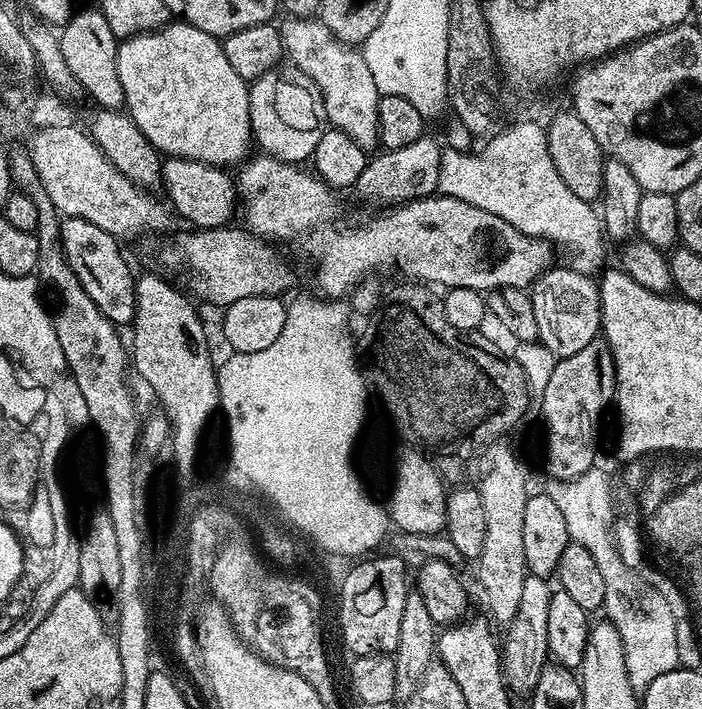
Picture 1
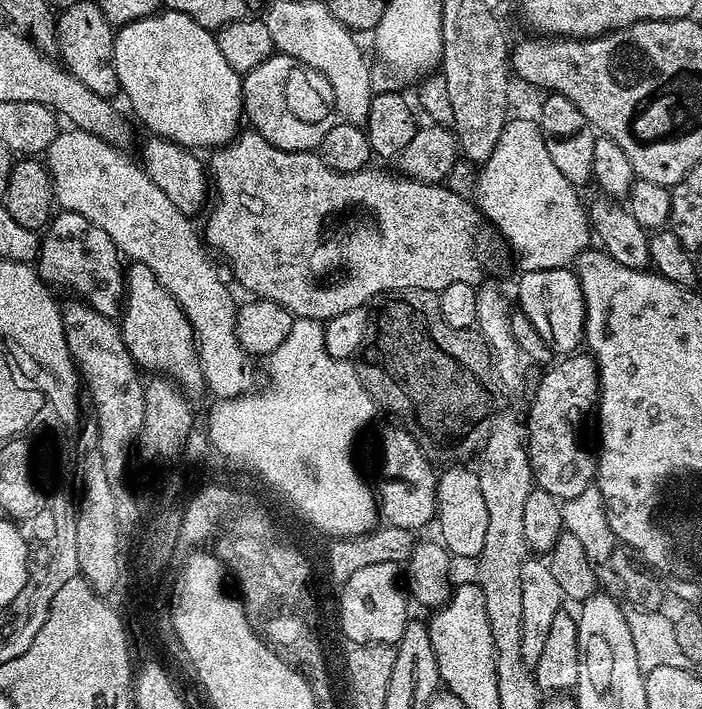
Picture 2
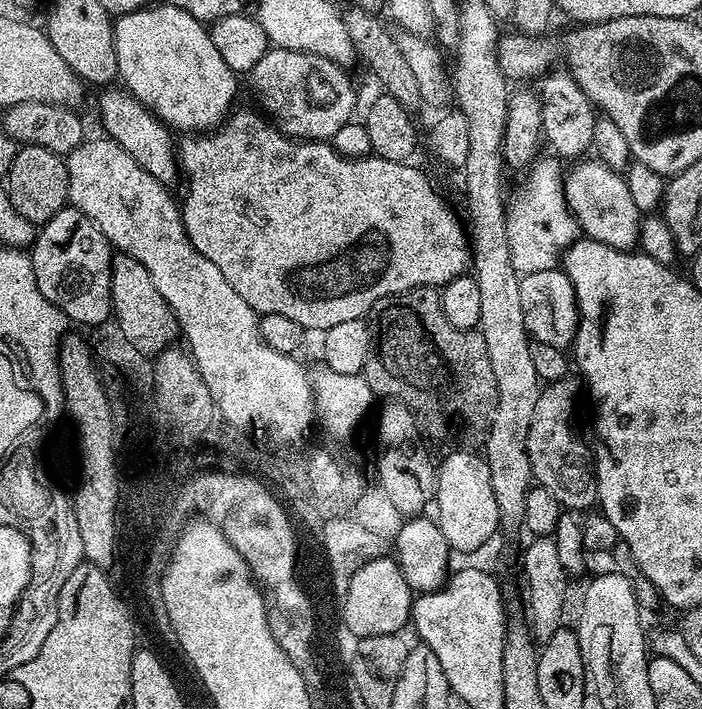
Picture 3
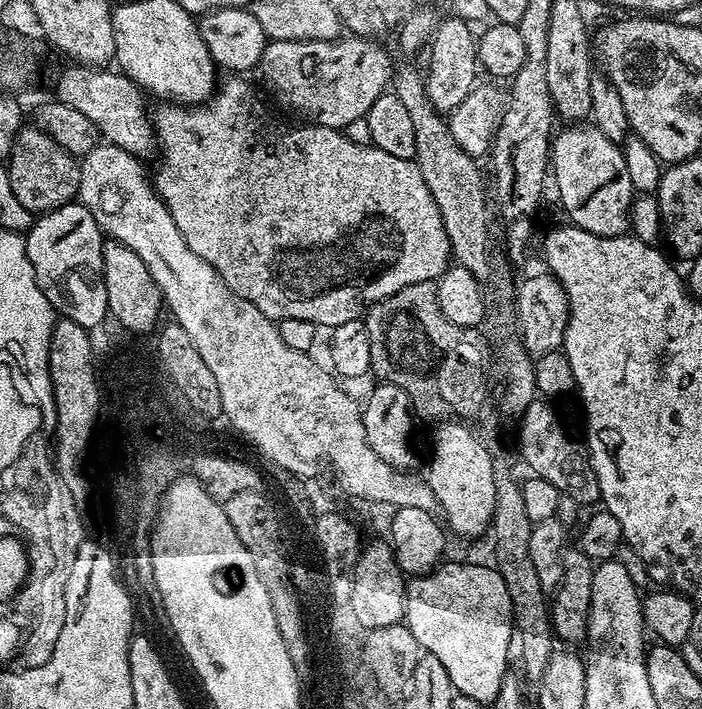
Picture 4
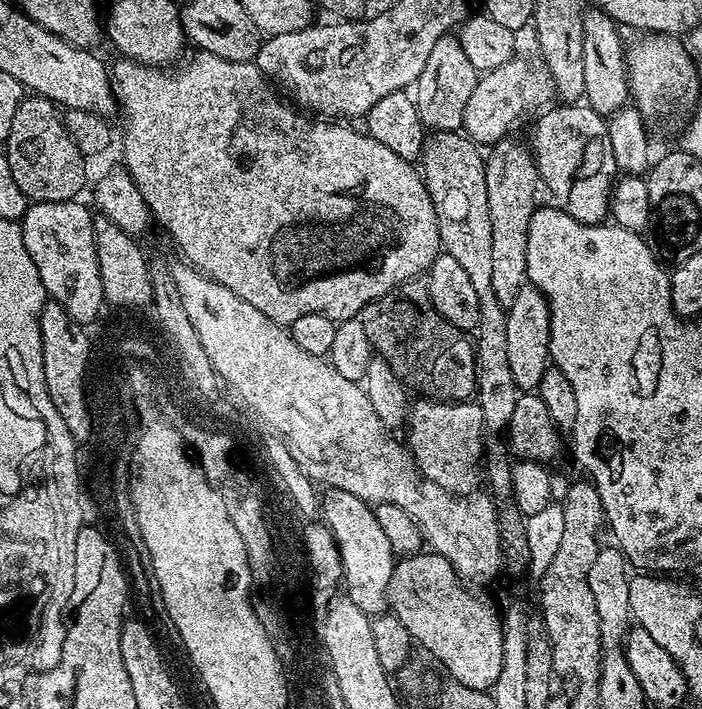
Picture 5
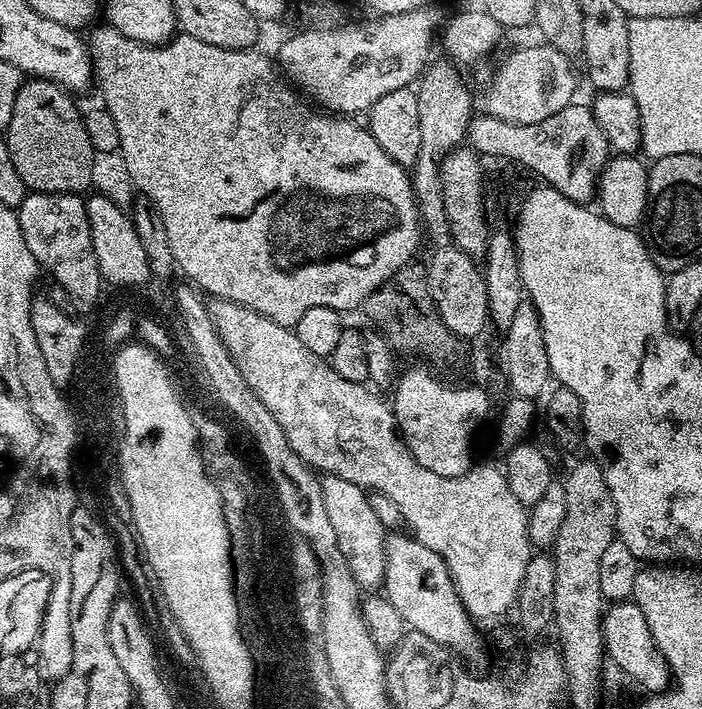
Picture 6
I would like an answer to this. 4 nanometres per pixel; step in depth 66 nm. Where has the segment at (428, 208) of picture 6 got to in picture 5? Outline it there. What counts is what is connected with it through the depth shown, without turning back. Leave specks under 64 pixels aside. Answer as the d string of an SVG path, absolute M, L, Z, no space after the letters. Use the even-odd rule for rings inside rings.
M447 34L438 39L414 85L418 118L425 129L433 133L457 131L463 125L466 102L470 102L470 94L474 94L477 79L476 67L471 64L470 58L466 58L466 50L462 50L459 35Z

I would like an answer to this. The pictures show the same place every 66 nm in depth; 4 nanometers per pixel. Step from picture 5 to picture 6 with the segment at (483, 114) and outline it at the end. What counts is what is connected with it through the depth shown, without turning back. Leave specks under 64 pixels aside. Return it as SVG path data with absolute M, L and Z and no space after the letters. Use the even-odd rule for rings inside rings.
M537 43L505 58L484 96L483 111L487 115L515 124L533 124L550 118L550 114L558 114L558 110L577 99L576 72L572 69L570 56L548 43Z

